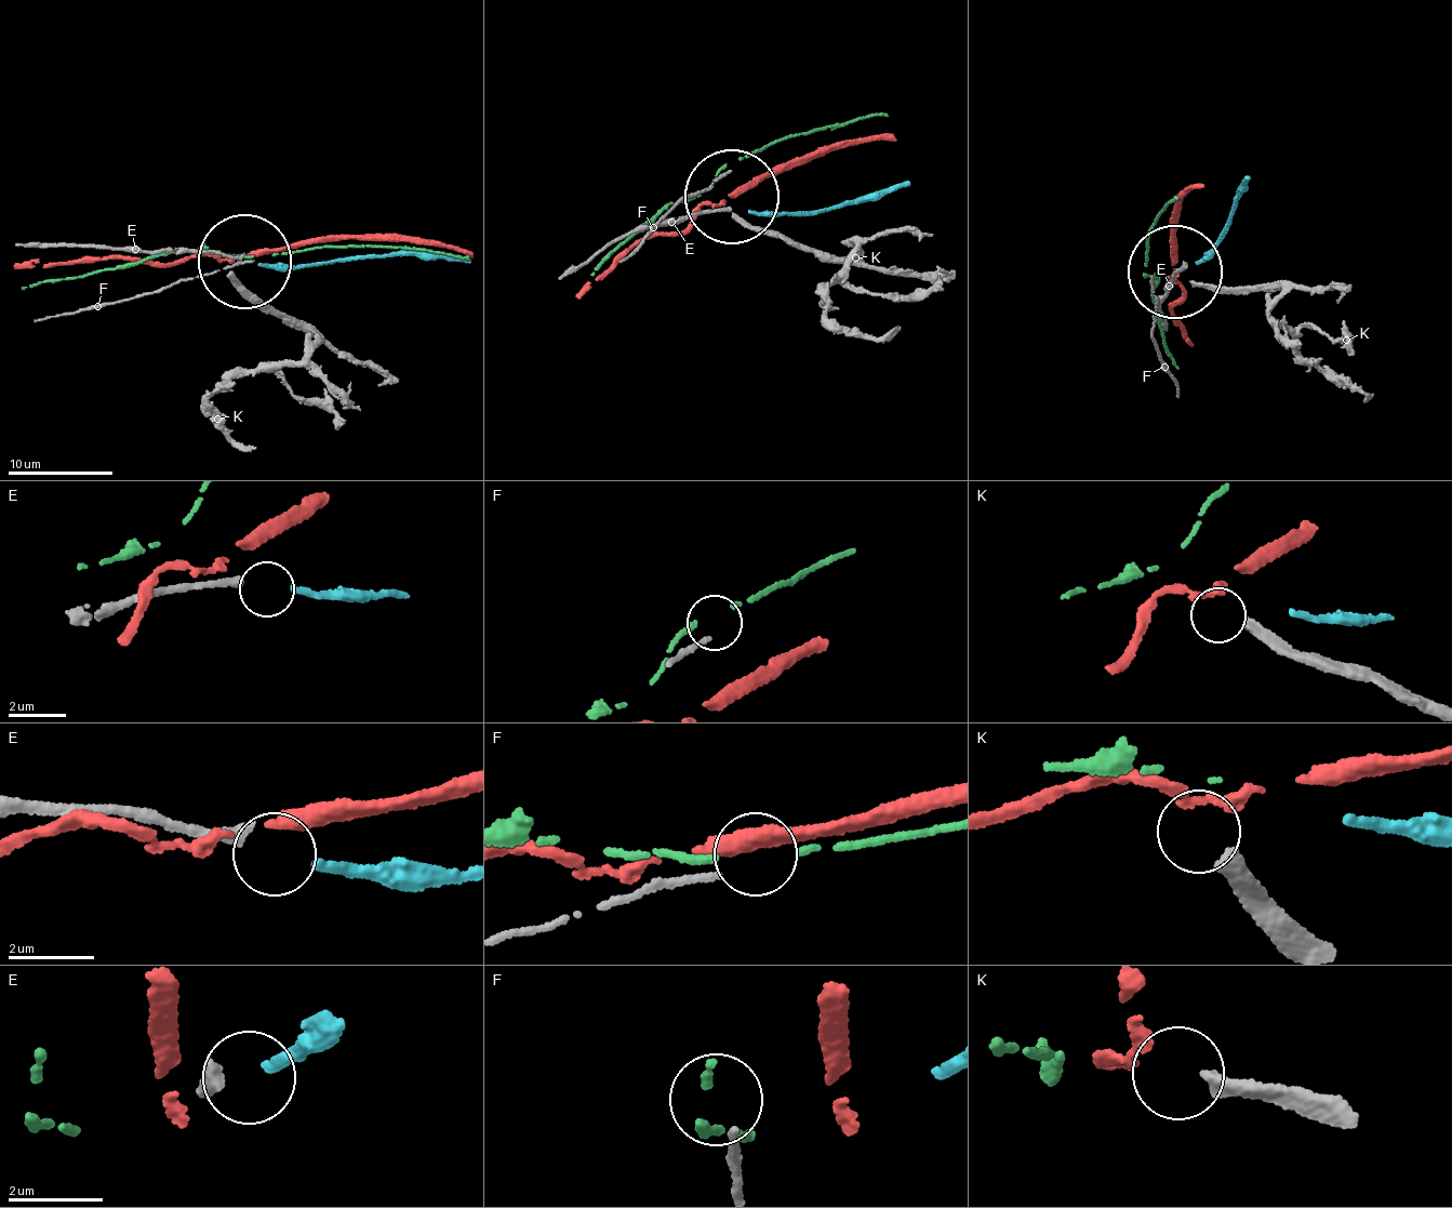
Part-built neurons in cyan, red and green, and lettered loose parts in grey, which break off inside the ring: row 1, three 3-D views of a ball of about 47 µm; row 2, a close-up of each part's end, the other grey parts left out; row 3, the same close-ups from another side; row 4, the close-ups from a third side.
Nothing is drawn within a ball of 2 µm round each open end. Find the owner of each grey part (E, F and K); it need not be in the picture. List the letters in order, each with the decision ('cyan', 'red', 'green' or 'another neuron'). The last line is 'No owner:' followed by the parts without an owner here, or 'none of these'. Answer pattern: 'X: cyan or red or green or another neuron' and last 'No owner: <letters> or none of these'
E: cyan
F: another neuron
K: red
No owner: F

